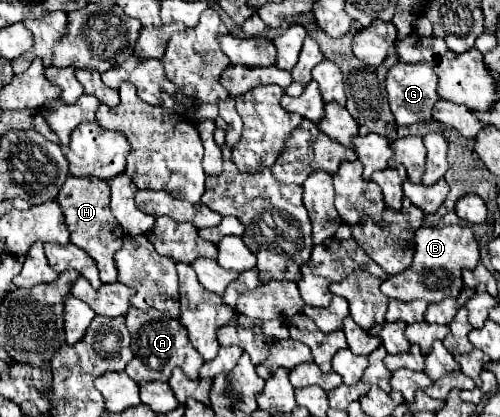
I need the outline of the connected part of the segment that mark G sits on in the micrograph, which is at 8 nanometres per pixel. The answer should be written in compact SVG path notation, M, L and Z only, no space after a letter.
M397 63L395 67L389 69L387 73L387 95L389 95L389 105L391 113L395 117L397 125L413 125L413 123L427 123L433 119L433 107L439 101L437 95L437 77L435 71L431 69L431 63Z

